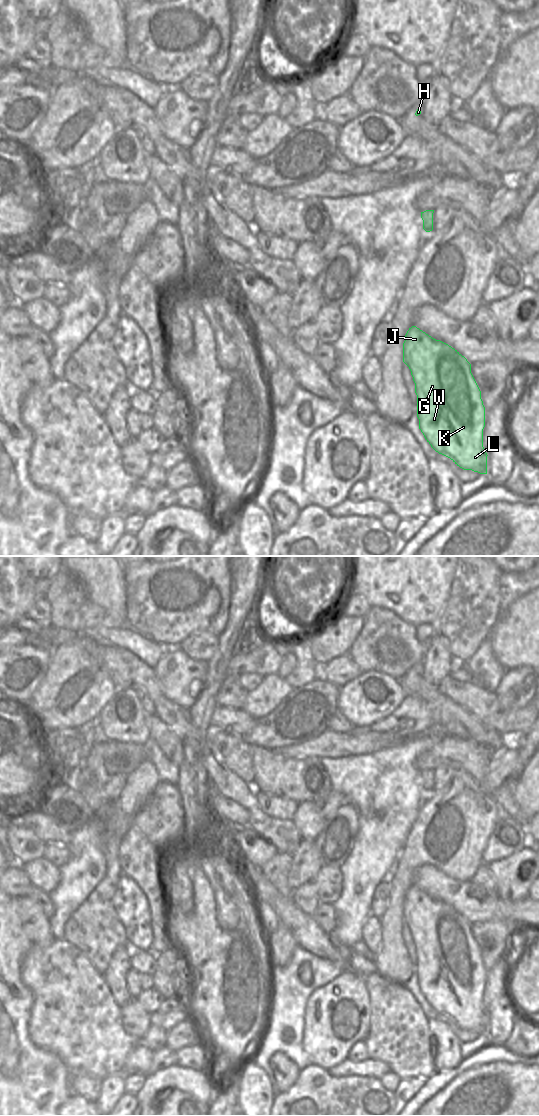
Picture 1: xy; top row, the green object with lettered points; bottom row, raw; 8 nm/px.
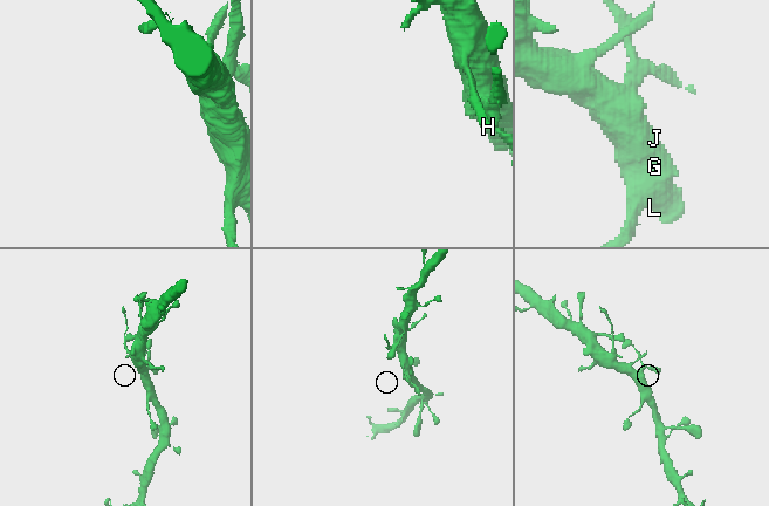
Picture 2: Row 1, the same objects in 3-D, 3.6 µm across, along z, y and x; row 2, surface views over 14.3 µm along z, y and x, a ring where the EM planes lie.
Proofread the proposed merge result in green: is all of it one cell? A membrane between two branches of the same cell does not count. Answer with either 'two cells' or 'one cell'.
one cell

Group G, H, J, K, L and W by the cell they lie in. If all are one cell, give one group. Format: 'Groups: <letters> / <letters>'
Groups: G H J K L W.

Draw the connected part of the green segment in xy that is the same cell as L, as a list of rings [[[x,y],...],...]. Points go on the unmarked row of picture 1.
[[[412,886],[403,903],[403,922],[409,927],[417,955],[419,989],[431,1007],[464,1030],[487,1034],[487,1013],[483,1007],[485,967],[481,951],[471,933],[471,924],[457,910]]]

